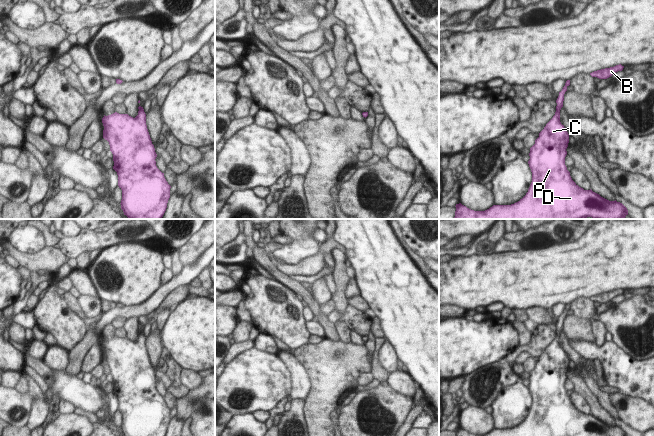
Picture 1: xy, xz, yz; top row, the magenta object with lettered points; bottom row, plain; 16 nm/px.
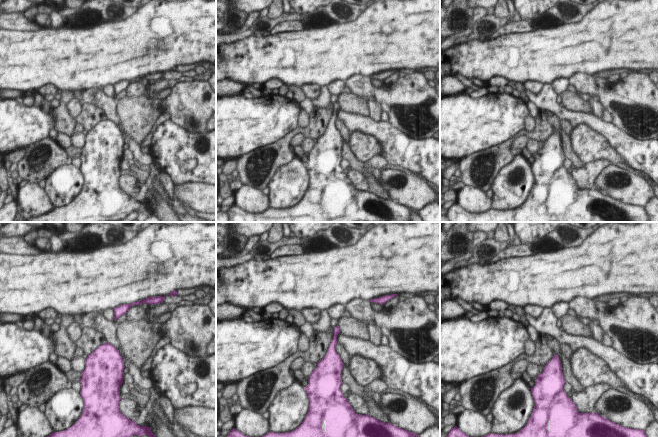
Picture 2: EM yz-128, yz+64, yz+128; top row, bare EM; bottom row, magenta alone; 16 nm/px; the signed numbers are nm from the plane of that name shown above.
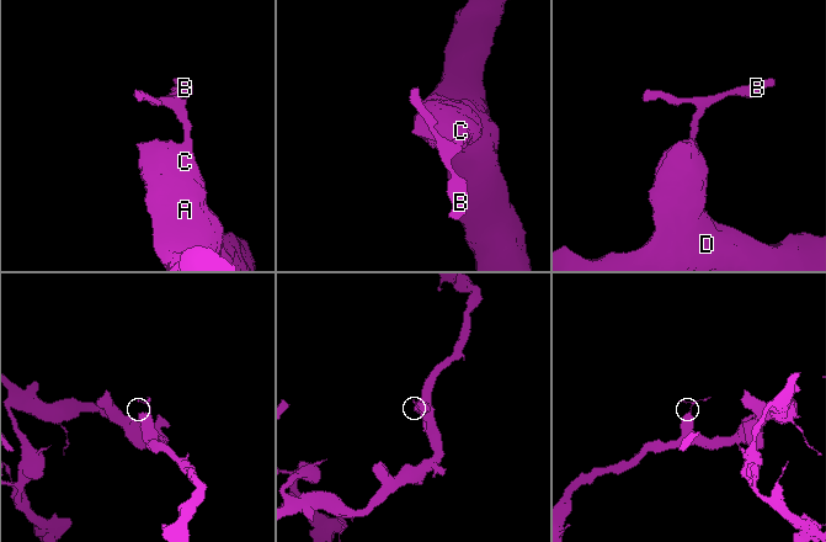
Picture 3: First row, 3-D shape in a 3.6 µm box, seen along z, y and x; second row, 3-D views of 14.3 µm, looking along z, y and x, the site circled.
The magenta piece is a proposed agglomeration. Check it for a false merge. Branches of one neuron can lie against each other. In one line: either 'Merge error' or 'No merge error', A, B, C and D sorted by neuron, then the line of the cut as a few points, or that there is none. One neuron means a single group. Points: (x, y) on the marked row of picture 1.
No merge error. Groups: A B C D. No split.

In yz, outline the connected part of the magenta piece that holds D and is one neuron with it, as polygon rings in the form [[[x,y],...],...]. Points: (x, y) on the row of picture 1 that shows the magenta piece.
[[[567,80],[556,100],[556,112],[553,118],[539,133],[535,144],[530,148],[528,161],[532,172],[532,182],[526,195],[511,205],[493,205],[485,211],[474,211],[461,203],[456,204],[454,219],[624,219],[627,208],[620,202],[609,201],[599,194],[579,187],[571,178],[565,165],[569,134],[560,122],[560,110],[563,107],[564,94],[570,80]]]

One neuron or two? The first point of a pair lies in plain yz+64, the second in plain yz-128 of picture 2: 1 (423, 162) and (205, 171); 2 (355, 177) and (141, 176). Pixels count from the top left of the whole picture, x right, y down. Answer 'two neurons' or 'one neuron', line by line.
1: one neuron
2: two neurons

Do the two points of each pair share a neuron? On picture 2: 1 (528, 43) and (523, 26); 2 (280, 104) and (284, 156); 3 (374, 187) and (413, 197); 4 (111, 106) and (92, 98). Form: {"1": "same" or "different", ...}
{"1": "different", "2": "different", "3": "different", "4": "same"}

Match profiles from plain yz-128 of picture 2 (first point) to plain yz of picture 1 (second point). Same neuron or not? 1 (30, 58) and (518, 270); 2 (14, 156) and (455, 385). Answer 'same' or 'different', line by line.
1: same
2: same

